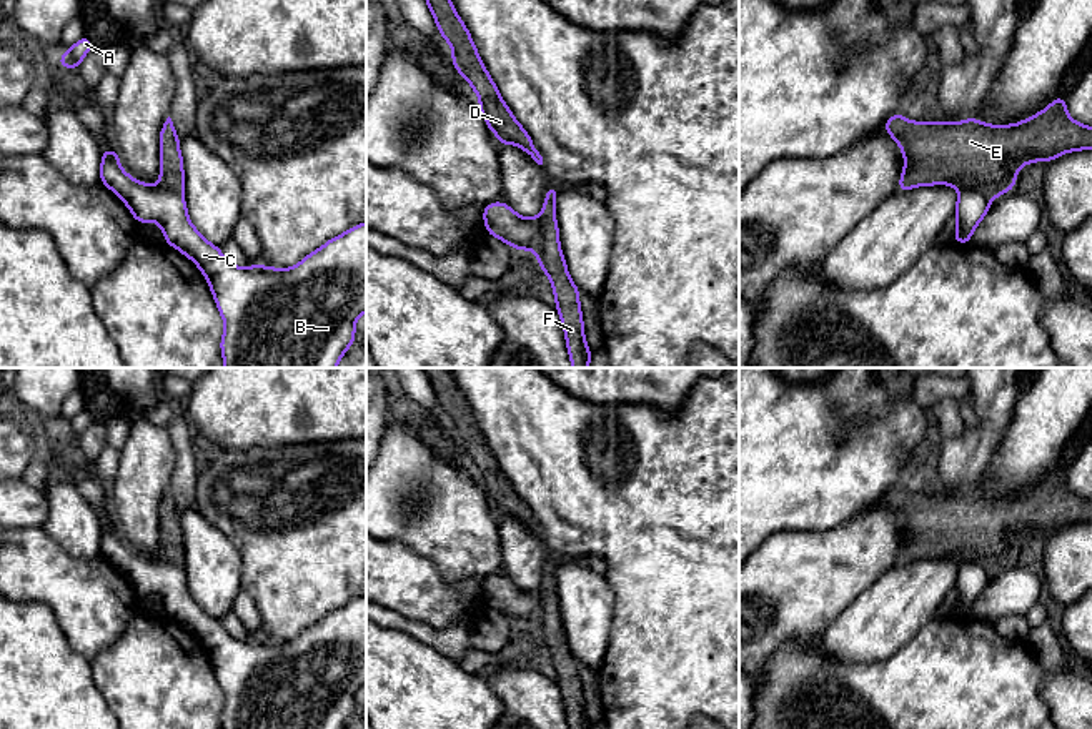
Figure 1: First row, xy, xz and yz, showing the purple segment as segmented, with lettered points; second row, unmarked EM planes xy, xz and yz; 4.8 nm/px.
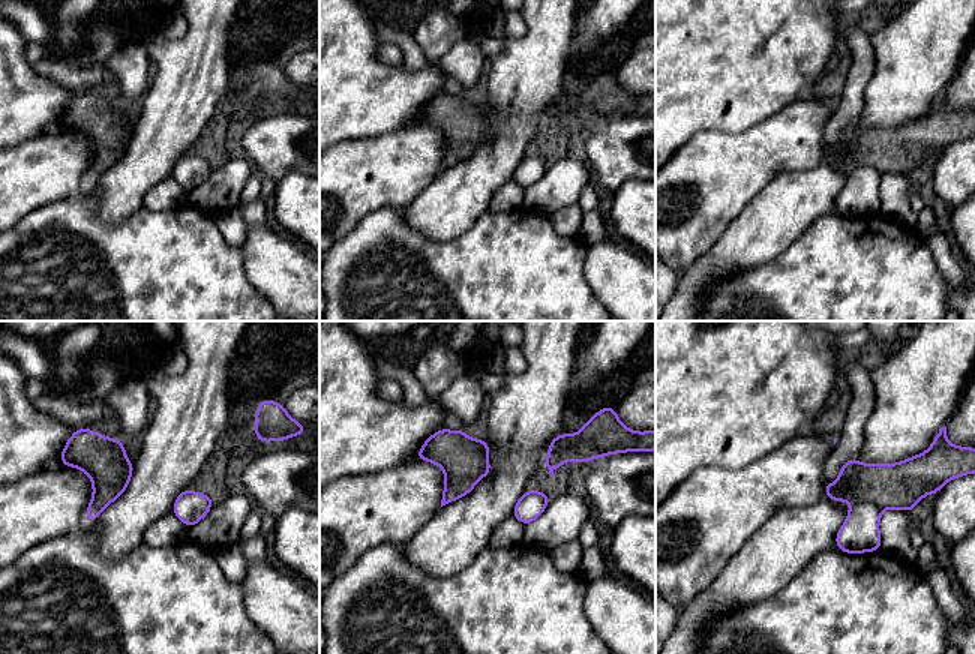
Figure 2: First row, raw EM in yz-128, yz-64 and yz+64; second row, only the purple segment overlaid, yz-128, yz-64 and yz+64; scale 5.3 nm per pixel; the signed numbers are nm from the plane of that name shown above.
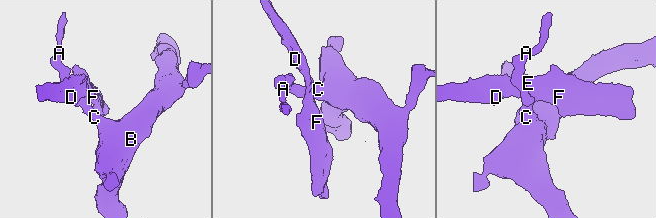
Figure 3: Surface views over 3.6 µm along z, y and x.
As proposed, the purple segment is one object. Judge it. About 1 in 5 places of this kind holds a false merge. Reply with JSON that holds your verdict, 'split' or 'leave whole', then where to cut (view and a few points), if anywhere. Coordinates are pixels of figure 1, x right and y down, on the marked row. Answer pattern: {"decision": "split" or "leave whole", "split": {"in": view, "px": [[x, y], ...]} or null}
{"decision": "split", "split": {"in": "yz", "px": [[959, 190], [981, 188], [992, 197]]}}

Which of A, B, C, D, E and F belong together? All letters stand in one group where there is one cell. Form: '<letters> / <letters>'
A B C / D E F

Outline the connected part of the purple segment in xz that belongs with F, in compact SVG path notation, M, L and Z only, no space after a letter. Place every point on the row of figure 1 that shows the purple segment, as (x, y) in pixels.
M551 185L546 190L544 205L539 213L543 233L534 246L541 271L549 276L556 298L556 310L566 336L566 348L573 368L589 368L591 350L584 338L584 323L579 306L579 290L573 283L559 246L559 228L556 223L556 195L559 186Z

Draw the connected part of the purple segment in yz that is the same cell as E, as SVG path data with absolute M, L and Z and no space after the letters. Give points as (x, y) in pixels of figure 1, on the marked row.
M1064 95L1050 102L1045 110L1014 125L989 125L970 117L959 123L909 122L899 112L881 130L886 130L904 153L899 191L909 191L914 186L952 185L957 191L975 188L997 198L1015 188L1017 171L1024 165L1047 163L1069 151L1092 150L1092 126L1069 117Z

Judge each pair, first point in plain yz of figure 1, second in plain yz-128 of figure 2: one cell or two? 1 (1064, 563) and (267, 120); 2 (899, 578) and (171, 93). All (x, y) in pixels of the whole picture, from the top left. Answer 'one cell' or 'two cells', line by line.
1: one cell
2: one cell

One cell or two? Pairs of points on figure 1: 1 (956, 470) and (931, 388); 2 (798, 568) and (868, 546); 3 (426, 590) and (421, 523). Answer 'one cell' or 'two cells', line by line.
1: two cells
2: one cell
3: two cells

